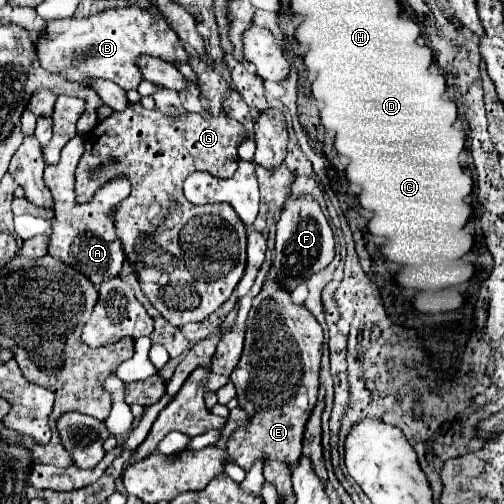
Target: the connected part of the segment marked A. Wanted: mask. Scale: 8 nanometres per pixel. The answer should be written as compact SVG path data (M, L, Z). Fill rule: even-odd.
M78 133L62 149L60 161L56 165L47 165L44 170L44 183L48 185L56 203L48 253L64 263L68 261L98 287L104 279L116 277L124 263L122 243L114 229L114 209L130 195L130 183L126 179L114 179L108 183L108 189L97 191L90 203L78 204L75 200L74 175L84 153L84 143L84 134Z

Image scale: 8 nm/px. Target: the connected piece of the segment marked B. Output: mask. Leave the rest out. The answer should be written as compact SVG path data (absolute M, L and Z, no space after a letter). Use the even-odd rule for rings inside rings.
M132 5L132 7L112 7L112 9L106 9L106 11L82 17L82 19L70 17L70 19L48 21L44 33L34 41L34 47L36 47L36 57L38 57L40 65L50 73L62 75L64 79L86 85L86 87L90 87L92 79L108 79L108 81L114 81L116 85L120 85L124 91L128 91L132 87L136 89L138 83L142 81L142 71L138 67L138 57L140 55L158 57L158 59L168 61L168 63L188 63L190 61L190 55L186 53L178 35L166 23L166 19L158 13L150 13L148 9L140 9L136 5Z

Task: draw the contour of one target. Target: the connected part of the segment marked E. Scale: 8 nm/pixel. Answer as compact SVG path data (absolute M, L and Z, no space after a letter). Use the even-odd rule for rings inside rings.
M266 277L262 291L252 299L246 325L244 353L230 381L238 391L240 407L248 411L250 419L246 427L232 433L228 453L244 471L248 471L258 457L262 461L286 461L292 467L302 455L304 425L318 399L322 327L304 305L292 301L290 291L284 291L272 277Z

